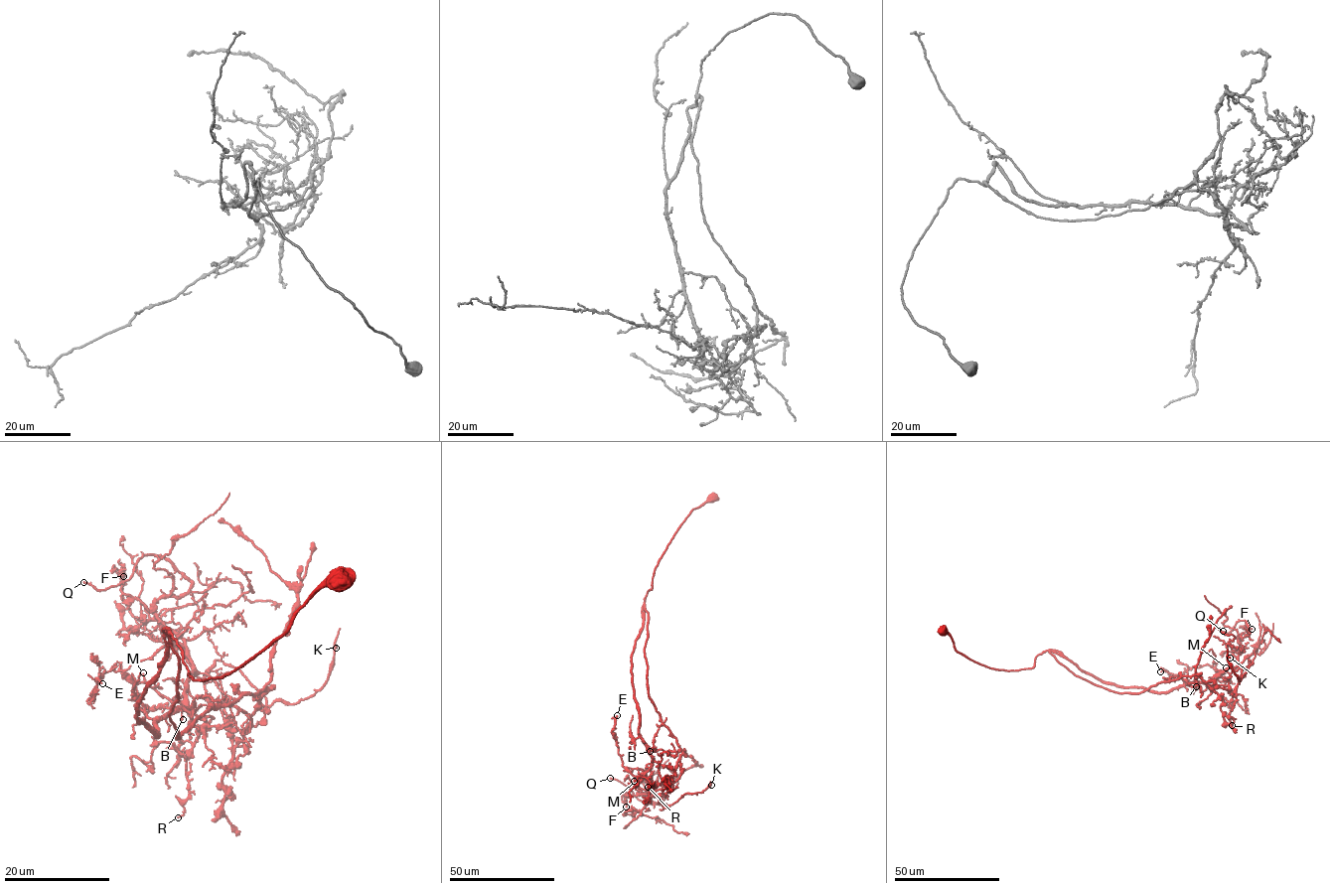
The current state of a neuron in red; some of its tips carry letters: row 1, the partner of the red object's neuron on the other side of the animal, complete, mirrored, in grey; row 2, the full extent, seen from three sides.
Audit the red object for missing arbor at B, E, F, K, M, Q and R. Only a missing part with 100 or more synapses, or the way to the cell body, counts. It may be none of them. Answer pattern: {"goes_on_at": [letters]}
{"goes_on_at": []}

